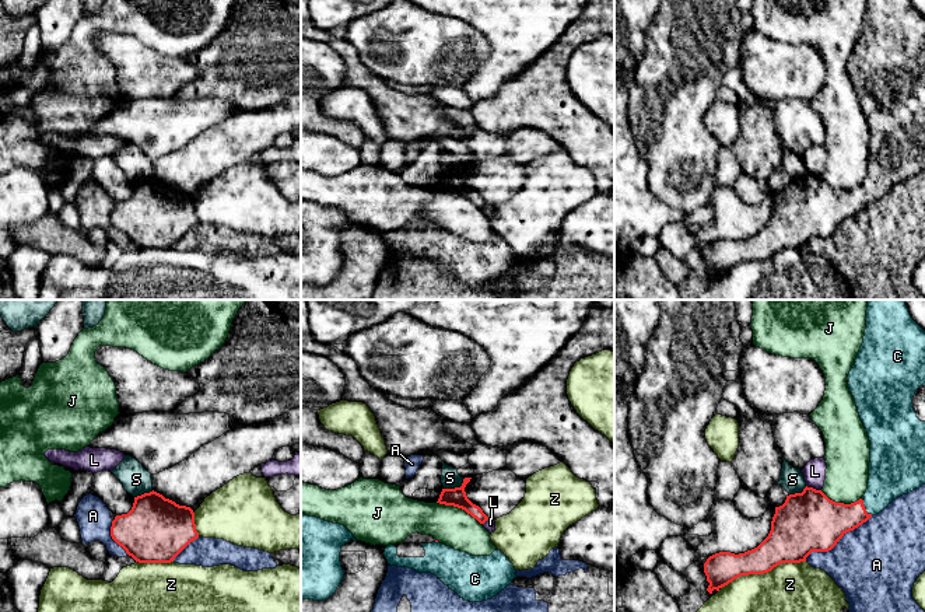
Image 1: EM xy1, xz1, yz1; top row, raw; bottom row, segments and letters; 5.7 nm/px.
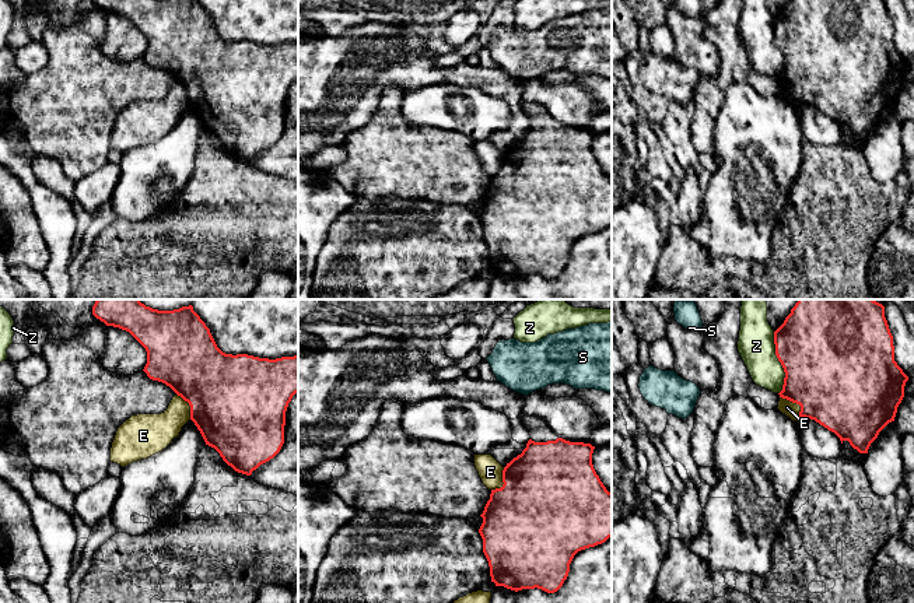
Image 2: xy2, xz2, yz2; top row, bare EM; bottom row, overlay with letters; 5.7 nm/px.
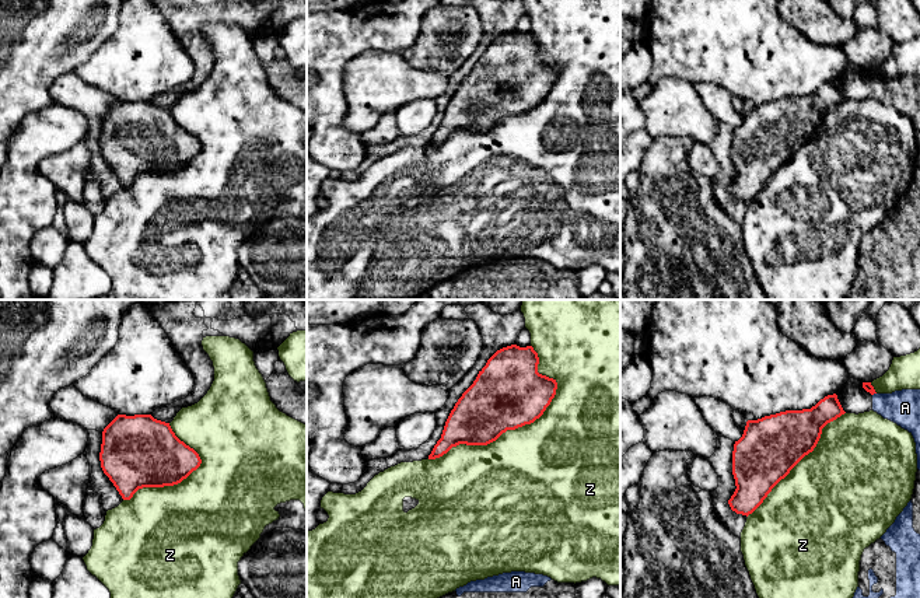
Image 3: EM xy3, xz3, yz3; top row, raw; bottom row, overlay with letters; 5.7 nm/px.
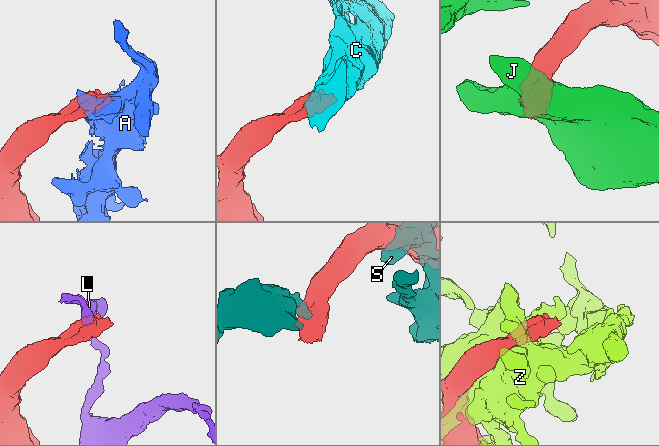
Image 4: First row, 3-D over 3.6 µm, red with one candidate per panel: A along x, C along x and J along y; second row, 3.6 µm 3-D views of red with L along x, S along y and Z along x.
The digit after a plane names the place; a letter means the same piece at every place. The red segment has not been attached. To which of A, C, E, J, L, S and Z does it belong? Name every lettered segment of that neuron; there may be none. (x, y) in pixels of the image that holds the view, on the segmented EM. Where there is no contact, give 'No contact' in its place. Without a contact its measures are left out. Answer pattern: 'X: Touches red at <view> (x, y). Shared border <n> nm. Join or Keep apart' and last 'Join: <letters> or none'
A: Touches red at yz1 (837, 541). Shared border 460 nm. Keep apart
C: Touches red at yz1 (865, 509). Shared border 120 nm. Join
E: Touches red at yz2 (795, 402). Shared border 170 nm. Keep apart
J: Touches red at xz1 (459, 507). Shared border 300 nm. Keep apart
L: Touches red at yz1 (812, 488). Shared border 90 nm. Keep apart
S: Touches red at xz1 (455, 488). Shared border 140 nm. Keep apart
Z: Touches red at xz3 (523, 425). Shared border 900 nm. Keep apart
Join: C

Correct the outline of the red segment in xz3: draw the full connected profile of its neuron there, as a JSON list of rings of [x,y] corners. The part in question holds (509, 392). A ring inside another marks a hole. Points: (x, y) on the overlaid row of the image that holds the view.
[[[532,346],[497,350],[455,403],[428,459],[459,444],[487,445],[507,430],[539,419],[556,395],[557,382],[539,374],[538,364]]]

